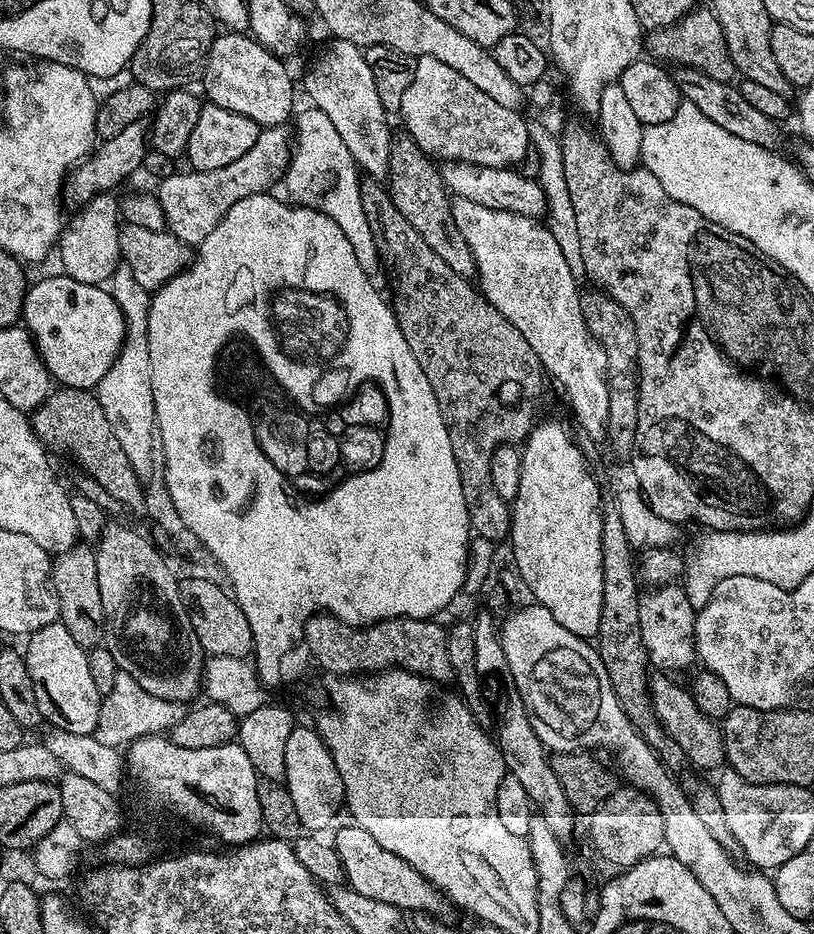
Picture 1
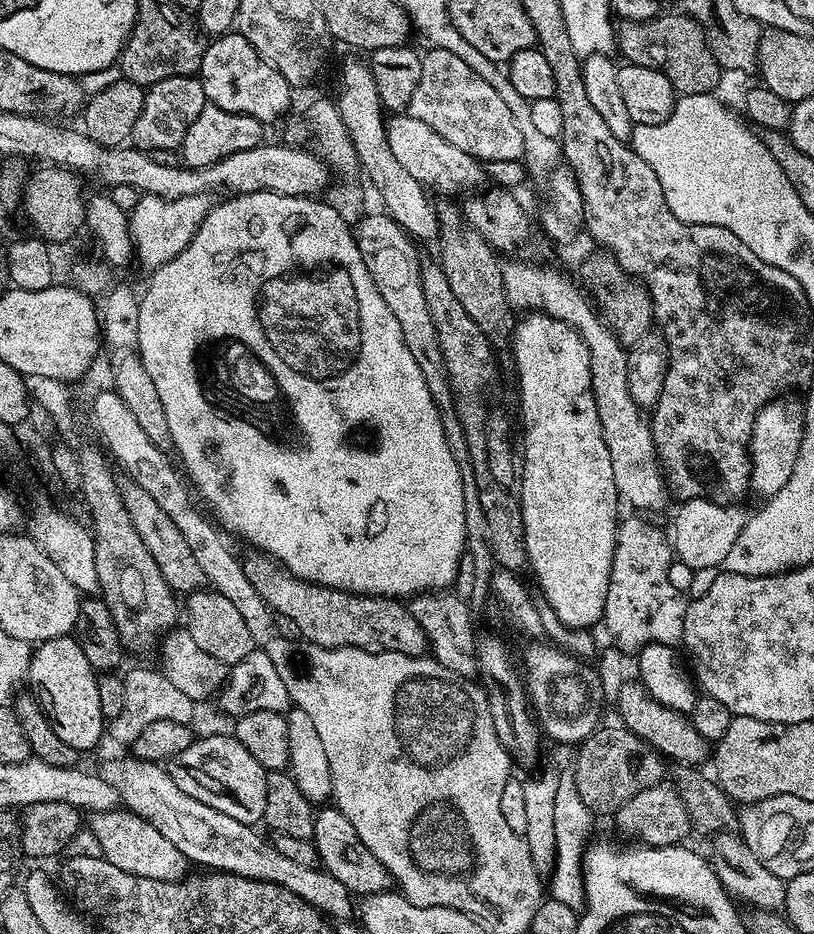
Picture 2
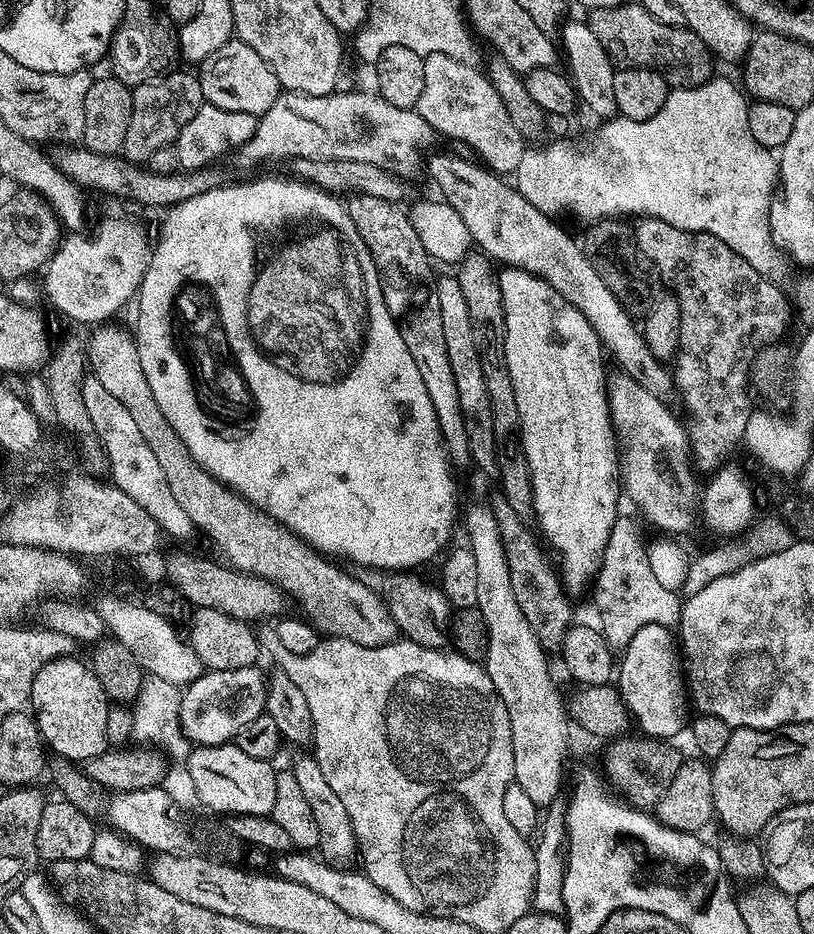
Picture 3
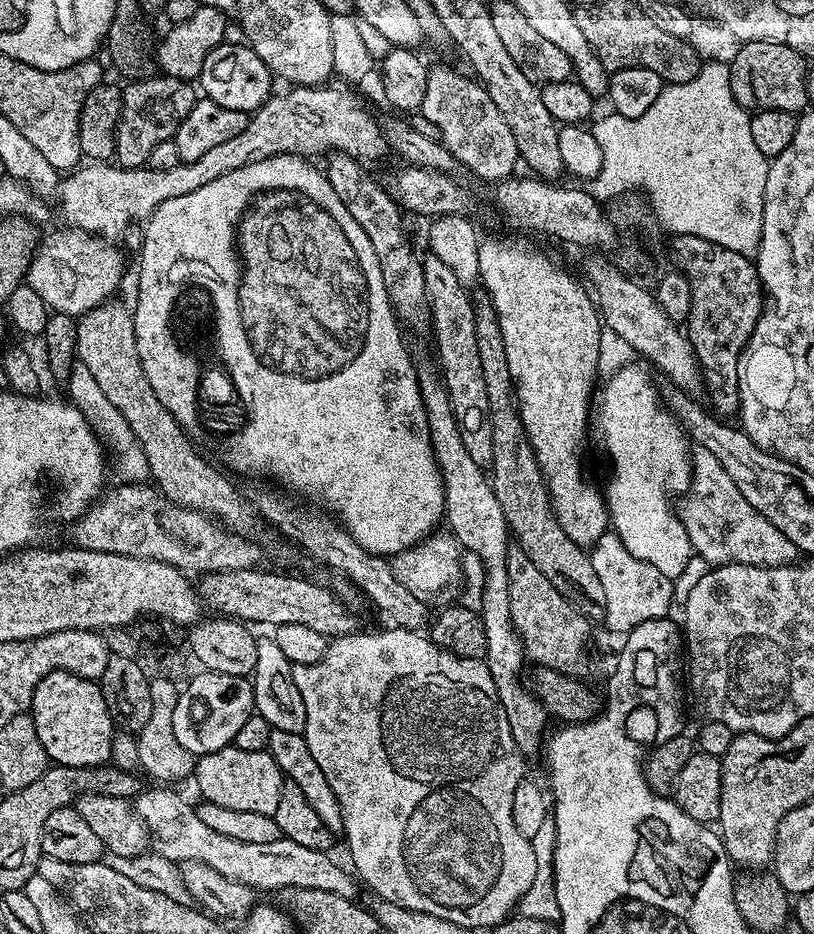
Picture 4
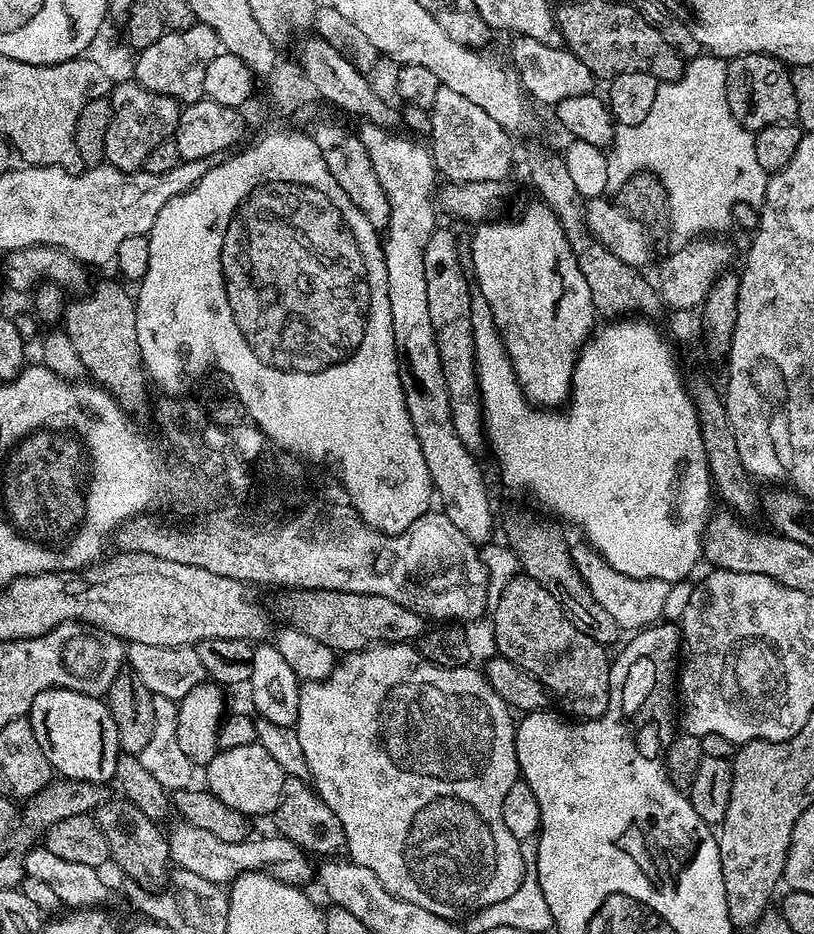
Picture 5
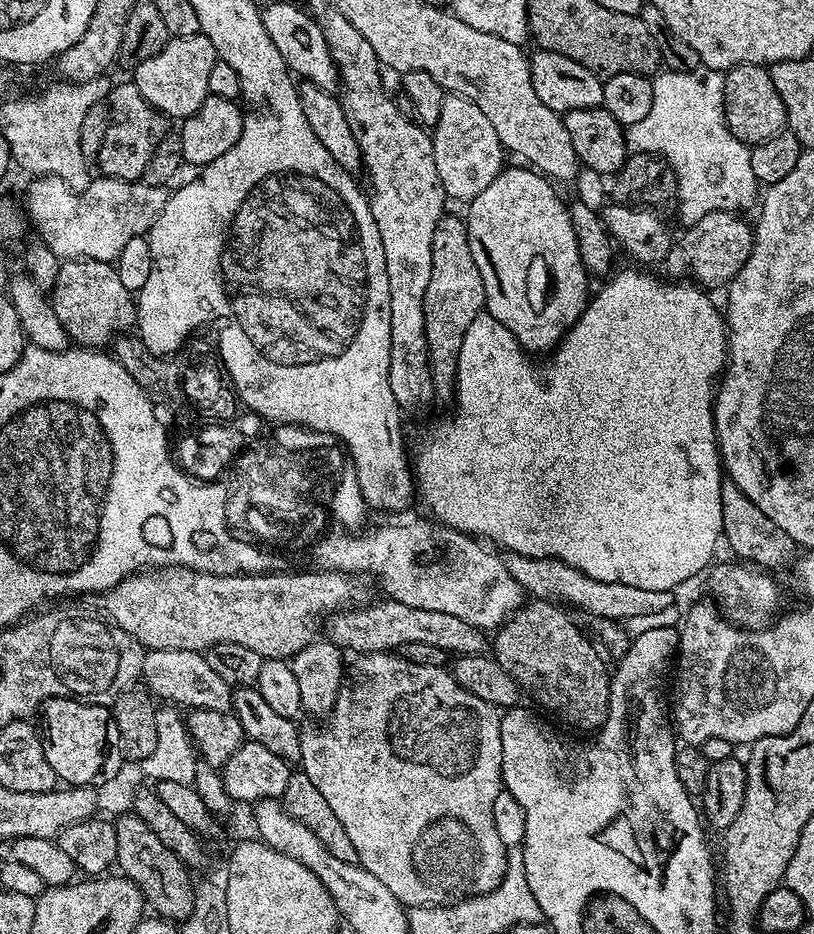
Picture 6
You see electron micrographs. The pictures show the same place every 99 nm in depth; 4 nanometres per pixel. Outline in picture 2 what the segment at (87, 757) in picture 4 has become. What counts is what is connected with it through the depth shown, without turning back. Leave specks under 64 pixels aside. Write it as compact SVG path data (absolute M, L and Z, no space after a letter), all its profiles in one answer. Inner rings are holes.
M71 635L56 637L41 643L33 651L28 667L27 683L32 684L31 695L52 723L54 734L66 742L78 754L88 752L103 736L106 736L106 721L102 706L98 702L98 682L96 669L86 662L79 639Z

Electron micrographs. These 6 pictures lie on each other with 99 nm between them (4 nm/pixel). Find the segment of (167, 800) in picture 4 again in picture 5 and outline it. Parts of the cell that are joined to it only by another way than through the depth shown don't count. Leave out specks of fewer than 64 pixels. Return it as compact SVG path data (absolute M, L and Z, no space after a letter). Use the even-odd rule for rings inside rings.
M177 819L176 825L167 829L168 855L176 868L185 868L198 878L206 878L218 886L231 885L232 881L244 872L267 872L277 876L282 882L297 886L307 885L307 880L314 876L314 864L309 853L284 836L271 834L261 840L250 838L246 842L222 842L222 838L210 834L210 830L198 830L198 826L187 824L185 820Z

